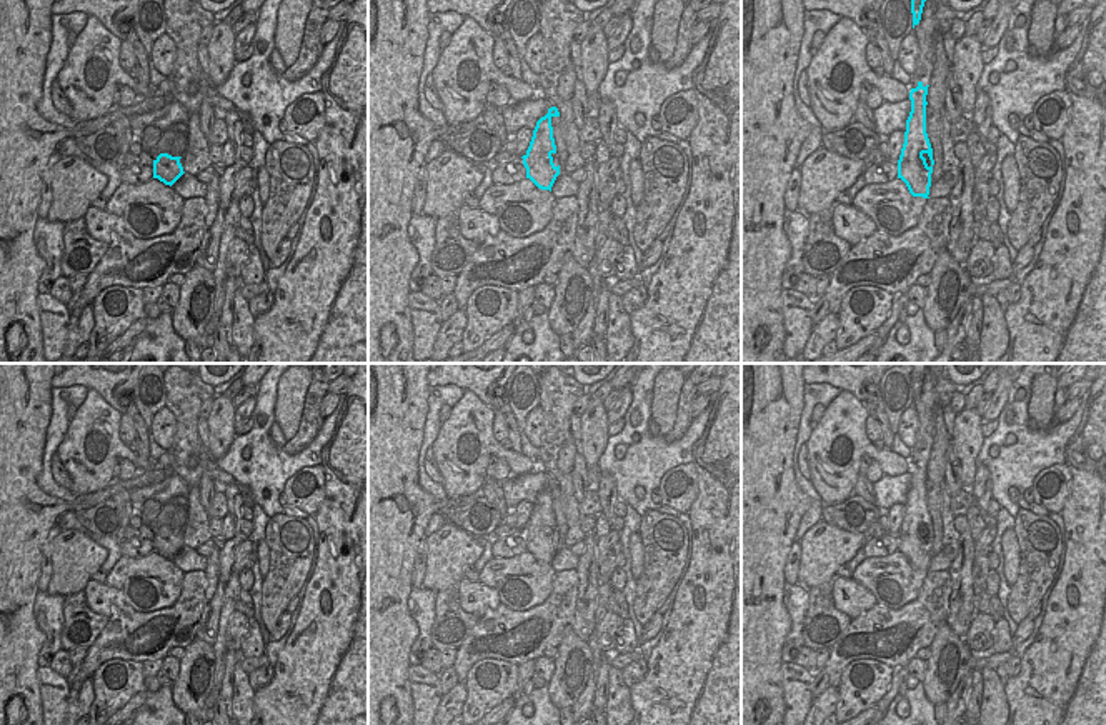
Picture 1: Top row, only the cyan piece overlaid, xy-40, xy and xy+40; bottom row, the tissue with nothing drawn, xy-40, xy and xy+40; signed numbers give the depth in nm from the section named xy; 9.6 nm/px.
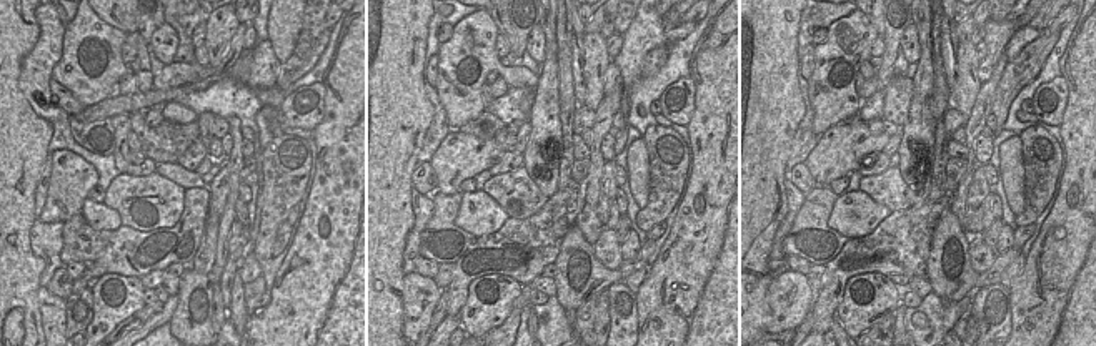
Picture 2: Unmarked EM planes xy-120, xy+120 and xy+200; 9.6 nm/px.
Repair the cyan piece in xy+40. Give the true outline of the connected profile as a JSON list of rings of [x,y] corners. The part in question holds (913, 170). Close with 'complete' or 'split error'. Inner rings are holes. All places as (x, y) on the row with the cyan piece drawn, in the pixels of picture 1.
[[[918,82],[911,88],[911,112],[906,120],[904,143],[898,160],[898,178],[901,178],[913,197],[929,198],[933,173],[933,148],[926,133],[926,95],[928,87]]]; complete

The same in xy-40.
[[[160,153],[153,160],[153,178],[158,178],[165,185],[173,185],[185,172],[180,163],[182,157],[172,157],[168,153]]]; complete

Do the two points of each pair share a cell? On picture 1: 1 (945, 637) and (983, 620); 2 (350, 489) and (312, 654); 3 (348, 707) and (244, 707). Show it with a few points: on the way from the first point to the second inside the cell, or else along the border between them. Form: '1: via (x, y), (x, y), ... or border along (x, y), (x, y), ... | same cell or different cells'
1: border along (963, 639), (973, 652), (986, 654) | different cells
2: via (342, 530), (337, 554), (337, 612) | same cell
3: border along (255, 692), (252, 707) | different cells

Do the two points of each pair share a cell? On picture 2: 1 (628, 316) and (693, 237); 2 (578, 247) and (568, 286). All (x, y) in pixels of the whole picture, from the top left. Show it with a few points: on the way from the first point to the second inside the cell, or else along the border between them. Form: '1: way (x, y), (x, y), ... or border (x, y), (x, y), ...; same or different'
1: border (635, 295), (638, 328); different
2: way (575, 257), (575, 278); same

